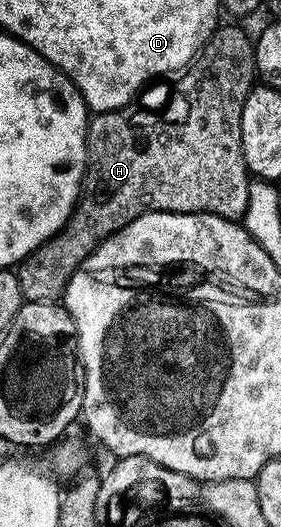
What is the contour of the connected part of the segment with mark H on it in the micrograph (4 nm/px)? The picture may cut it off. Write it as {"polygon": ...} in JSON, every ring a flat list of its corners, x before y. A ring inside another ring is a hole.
{"polygon":[[225,25,214,30,198,56,173,79,151,84,123,109,95,112,89,118,86,176,78,204,66,224,16,266,20,291,26,301,57,302,65,294,74,272,84,259,92,256,99,243,145,213,214,213,230,221,245,218,251,180,242,150,242,112,256,84,254,45,252,37,240,26]]}

